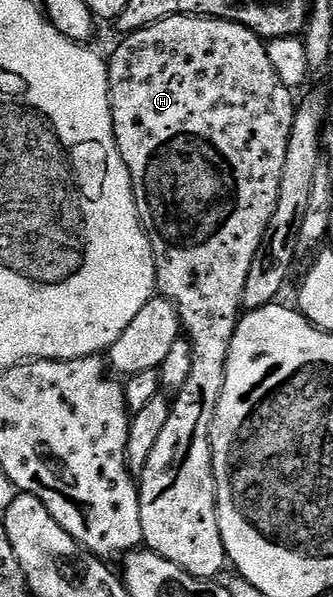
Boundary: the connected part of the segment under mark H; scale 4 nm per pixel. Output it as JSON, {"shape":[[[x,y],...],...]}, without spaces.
{"shape":[[[167,16],[161,22],[153,22],[136,32],[126,33],[123,41],[109,56],[107,77],[109,77],[109,102],[113,114],[113,130],[117,150],[121,150],[121,158],[131,175],[133,194],[137,202],[137,214],[141,218],[143,228],[153,250],[155,259],[155,283],[160,297],[171,300],[179,312],[179,320],[186,339],[191,342],[193,350],[193,370],[185,386],[174,393],[171,413],[165,422],[165,430],[157,434],[157,442],[149,453],[149,462],[145,462],[138,477],[139,509],[141,510],[141,530],[143,544],[150,551],[181,566],[189,574],[202,580],[215,580],[223,567],[228,567],[227,551],[219,529],[219,507],[215,497],[215,471],[211,457],[211,423],[221,398],[221,390],[225,382],[225,370],[229,358],[229,346],[233,342],[233,334],[237,330],[241,313],[244,311],[243,295],[245,282],[249,278],[249,266],[253,266],[253,258],[257,258],[257,250],[267,233],[269,222],[273,218],[273,210],[277,210],[277,198],[281,194],[281,170],[285,170],[285,154],[289,151],[289,134],[293,130],[293,118],[297,107],[297,96],[292,89],[277,78],[273,66],[269,63],[267,44],[253,30],[244,24],[232,20],[215,20],[212,16]]]}

